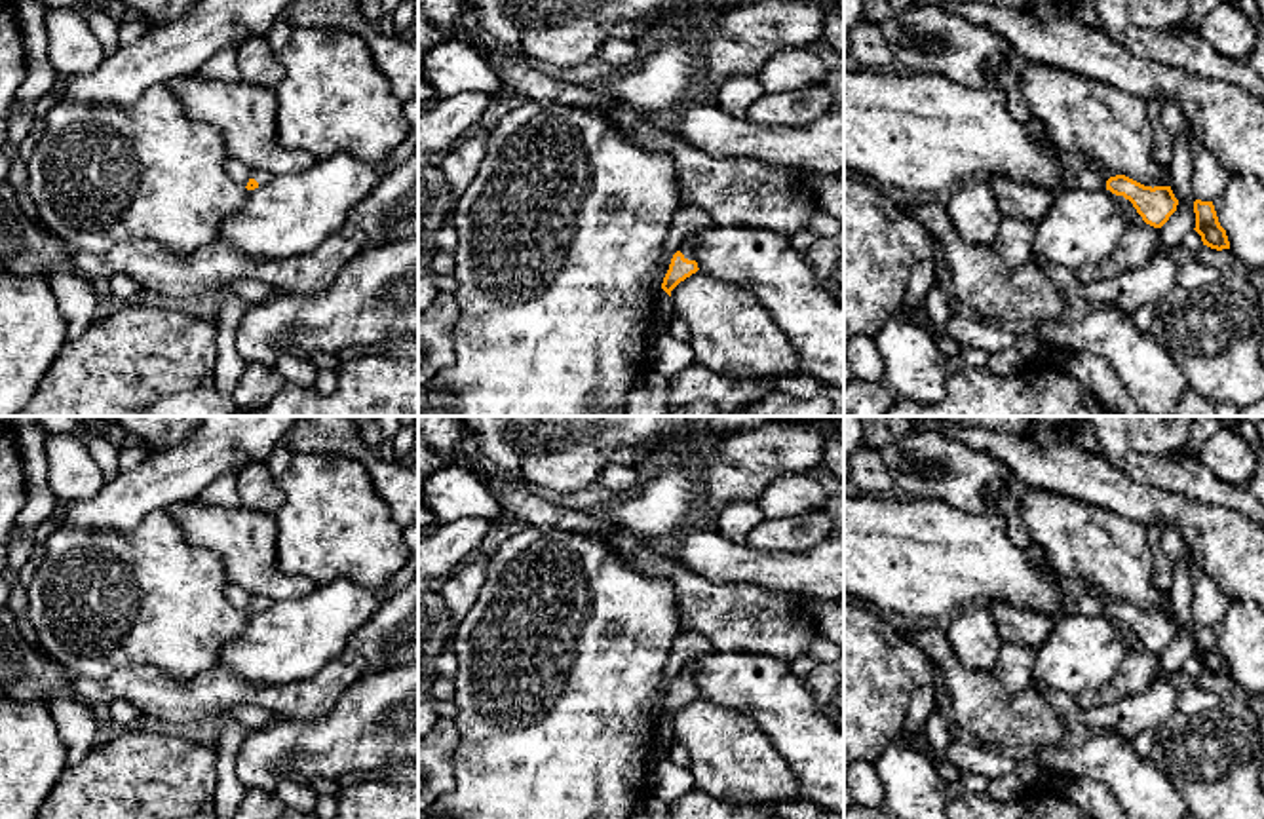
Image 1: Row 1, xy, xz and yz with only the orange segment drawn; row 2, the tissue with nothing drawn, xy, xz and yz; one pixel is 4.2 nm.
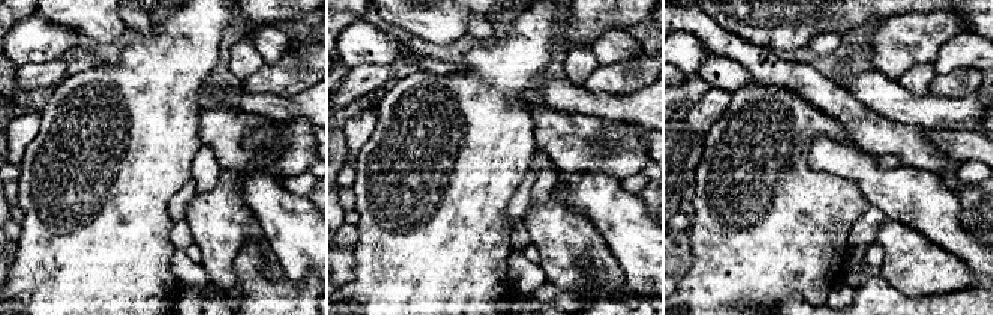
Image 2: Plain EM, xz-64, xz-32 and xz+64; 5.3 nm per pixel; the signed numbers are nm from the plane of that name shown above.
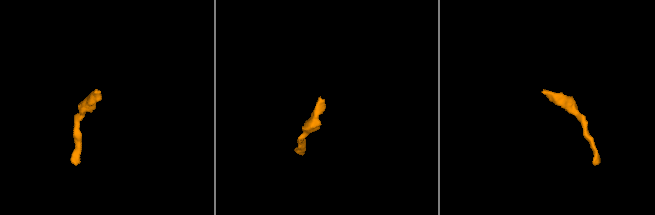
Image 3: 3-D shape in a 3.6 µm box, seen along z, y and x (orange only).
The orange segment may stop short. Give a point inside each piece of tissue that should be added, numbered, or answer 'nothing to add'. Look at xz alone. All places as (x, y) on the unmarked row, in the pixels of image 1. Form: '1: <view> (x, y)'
1: xz (692, 664)

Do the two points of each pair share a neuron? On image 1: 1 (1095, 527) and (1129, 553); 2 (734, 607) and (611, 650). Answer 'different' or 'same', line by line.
1: same
2: different

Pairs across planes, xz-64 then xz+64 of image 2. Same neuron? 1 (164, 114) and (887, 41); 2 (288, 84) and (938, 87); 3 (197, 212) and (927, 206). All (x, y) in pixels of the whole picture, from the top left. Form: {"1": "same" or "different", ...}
{"1": "different", "2": "same", "3": "different"}

